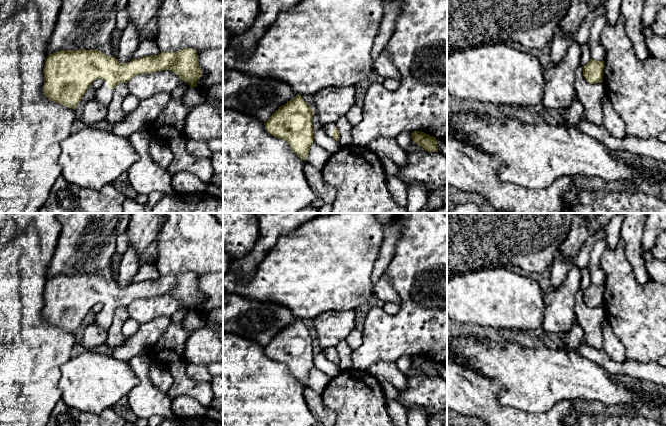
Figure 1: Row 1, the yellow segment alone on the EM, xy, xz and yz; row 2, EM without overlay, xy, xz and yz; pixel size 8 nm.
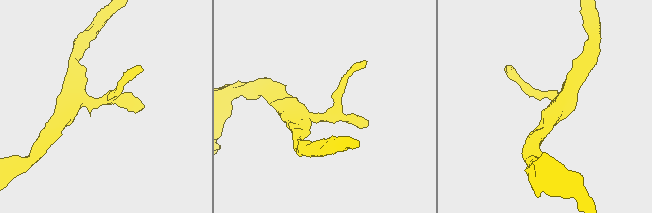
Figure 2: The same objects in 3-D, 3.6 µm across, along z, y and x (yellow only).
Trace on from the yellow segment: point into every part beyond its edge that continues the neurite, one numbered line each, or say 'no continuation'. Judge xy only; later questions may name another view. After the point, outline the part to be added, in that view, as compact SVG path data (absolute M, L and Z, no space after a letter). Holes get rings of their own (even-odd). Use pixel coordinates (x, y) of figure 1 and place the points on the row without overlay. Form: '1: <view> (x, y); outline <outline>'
1: xy (104, 319); outline M104 305L102 311L96 314L95 321L101 328L109 330L110 326L112 325L113 316L114 313L111 313L108 310L108 307Z

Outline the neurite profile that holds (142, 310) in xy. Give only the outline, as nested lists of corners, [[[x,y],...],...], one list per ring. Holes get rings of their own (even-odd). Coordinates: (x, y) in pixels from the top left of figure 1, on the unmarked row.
[[[171,294],[136,299],[130,303],[127,309],[129,317],[140,324],[161,316],[171,318],[181,309],[186,312],[190,311],[189,307],[183,305]]]

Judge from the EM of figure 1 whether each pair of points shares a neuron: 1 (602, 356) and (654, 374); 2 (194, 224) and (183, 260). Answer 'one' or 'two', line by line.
1: one
2: one

